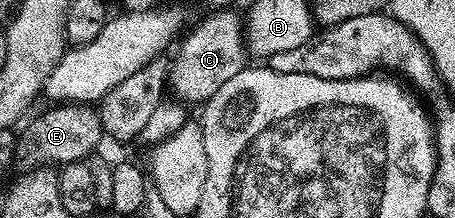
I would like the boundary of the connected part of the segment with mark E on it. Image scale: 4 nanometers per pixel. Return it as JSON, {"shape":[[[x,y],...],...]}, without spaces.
{"shape":[[[63,104],[50,106],[47,112],[42,112],[26,129],[18,140],[16,160],[19,165],[27,164],[27,169],[36,168],[57,169],[64,164],[85,161],[98,148],[98,143],[104,140],[102,120],[98,116],[97,107],[88,104]]]}

